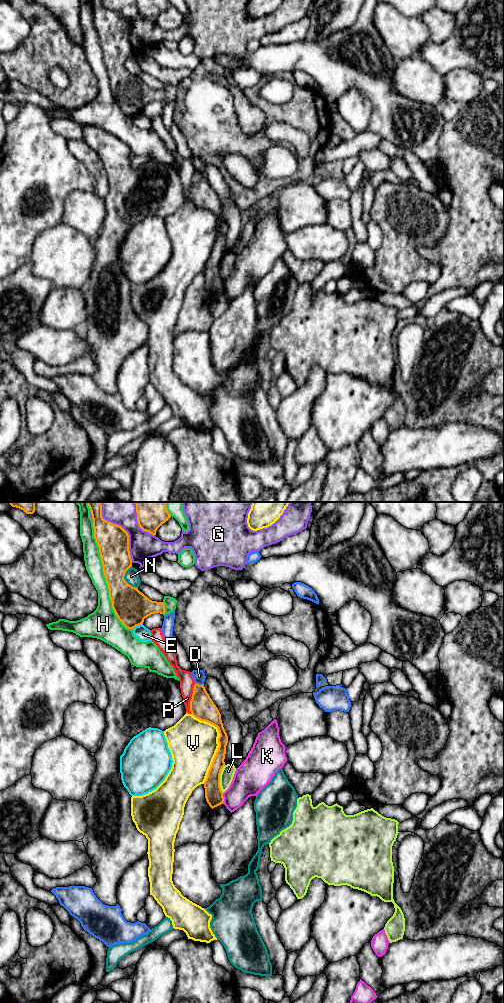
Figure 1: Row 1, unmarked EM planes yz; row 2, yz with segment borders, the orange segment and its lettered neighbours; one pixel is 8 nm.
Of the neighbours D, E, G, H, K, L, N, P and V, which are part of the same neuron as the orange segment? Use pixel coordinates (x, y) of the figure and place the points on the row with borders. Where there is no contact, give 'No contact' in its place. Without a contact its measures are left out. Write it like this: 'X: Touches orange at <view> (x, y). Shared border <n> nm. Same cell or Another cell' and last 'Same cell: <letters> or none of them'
D: Touches orange at yz (198, 684). Shared border 80 nm. Another cell
E: Touches orange at yz (137, 625). Shared border 100 nm. Another cell
G: Touches orange at yz (121, 527). Shared border 550 nm. Another cell
H: Touches orange at yz (105, 577). Shared border 950 nm. Another cell
K: Touches orange at yz (223, 798). Shared border 90 nm. Another cell
L: Touches orange at yz (219, 779). Shared border 220 nm. Another cell
N: Touches orange at yz (124, 579). Shared border 190 nm. Another cell
P: Touches orange at yz (192, 698). Shared border 260 nm. Another cell
V: Touches orange at yz (218, 742). Shared border 550 nm. Another cell
Same cell: none of them

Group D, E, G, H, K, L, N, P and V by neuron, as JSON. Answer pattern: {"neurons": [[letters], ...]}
{"neurons": [["D"], ["E"], ["G"], ["H"], ["K"], ["L"], ["N"], ["P"], ["V"]]}

